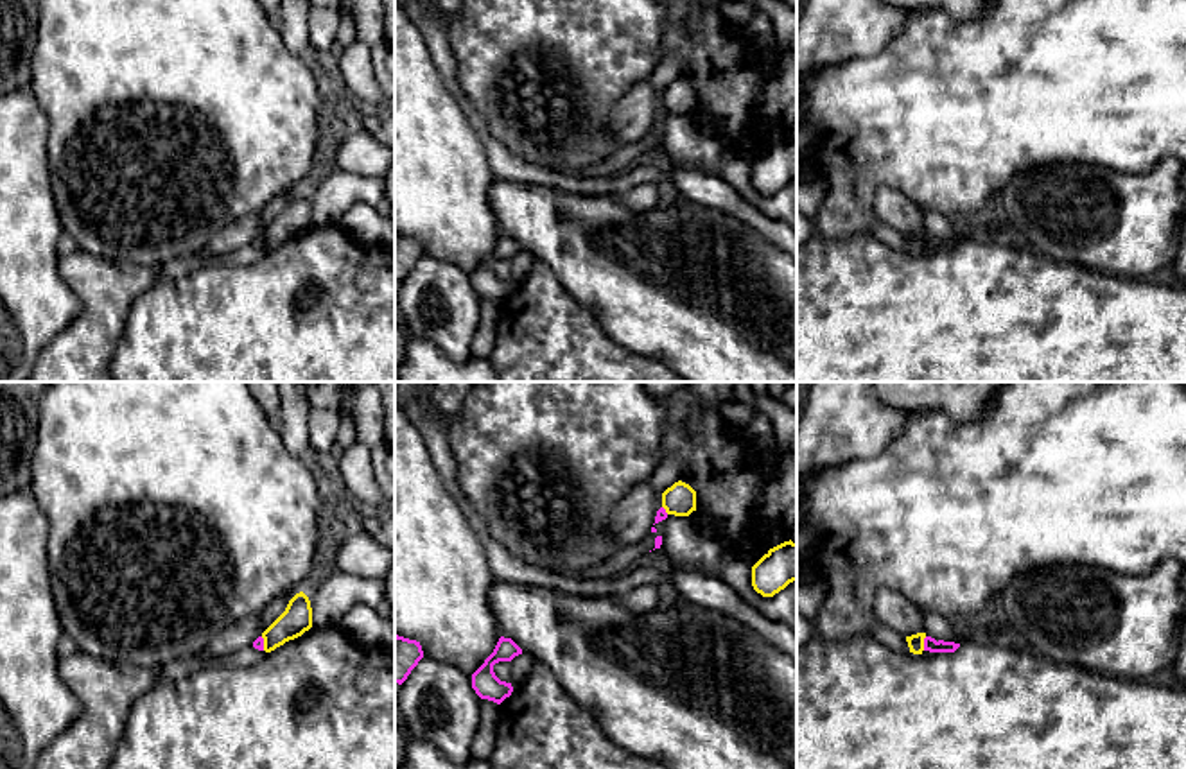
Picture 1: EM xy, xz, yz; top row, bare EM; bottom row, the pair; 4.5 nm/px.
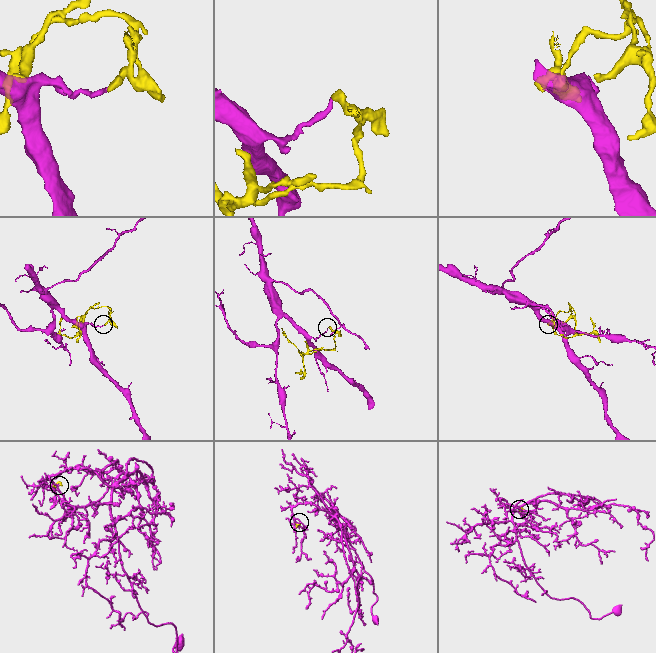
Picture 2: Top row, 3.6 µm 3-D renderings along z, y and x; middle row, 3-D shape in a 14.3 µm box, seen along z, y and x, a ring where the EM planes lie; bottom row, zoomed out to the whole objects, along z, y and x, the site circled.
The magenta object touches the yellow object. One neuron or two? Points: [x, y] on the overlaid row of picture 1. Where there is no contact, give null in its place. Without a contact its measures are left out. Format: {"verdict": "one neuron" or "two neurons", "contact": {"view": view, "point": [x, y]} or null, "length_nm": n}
{"verdict": "two neurons", "contact": {"view": "yz", "point": [924, 644]}, "length_nm": 70}

